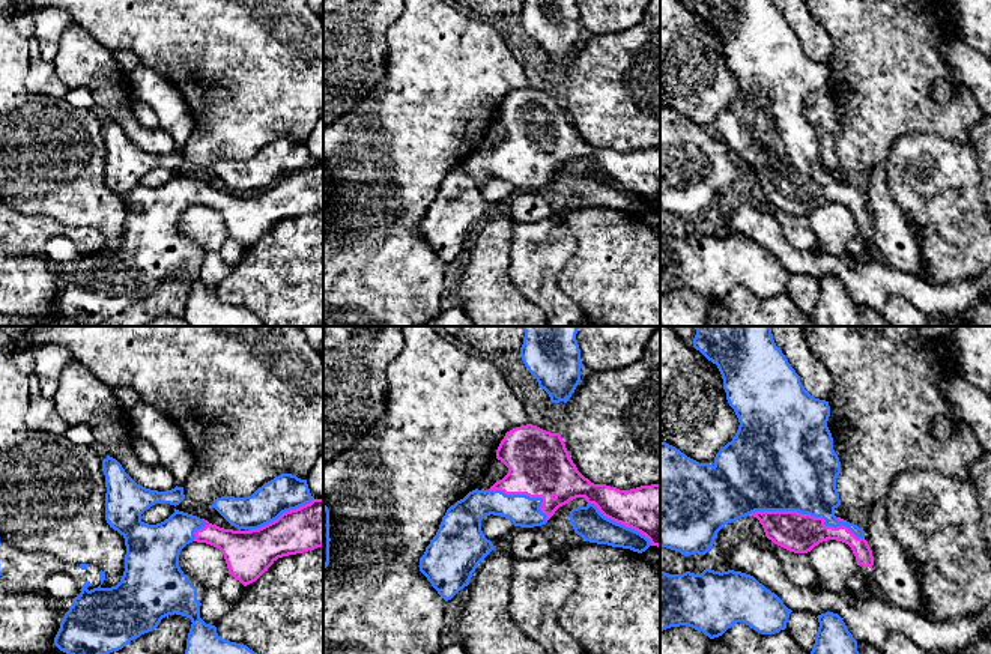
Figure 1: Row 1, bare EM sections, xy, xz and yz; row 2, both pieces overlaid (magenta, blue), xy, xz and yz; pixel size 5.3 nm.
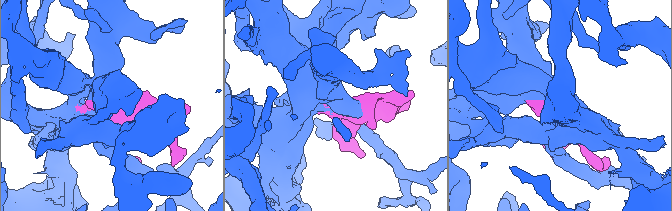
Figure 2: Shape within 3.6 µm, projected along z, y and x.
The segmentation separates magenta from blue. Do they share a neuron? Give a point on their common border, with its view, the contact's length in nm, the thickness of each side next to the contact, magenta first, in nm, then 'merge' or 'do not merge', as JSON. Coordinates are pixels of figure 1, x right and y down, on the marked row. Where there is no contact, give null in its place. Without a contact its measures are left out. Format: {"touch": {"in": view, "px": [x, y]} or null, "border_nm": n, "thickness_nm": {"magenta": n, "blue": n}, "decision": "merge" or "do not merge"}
{"touch": {"in": "yz", "px": [809, 514]}, "border_nm": 600, "thickness_nm": {"magenta": 220, "blue": 440}, "decision": "merge"}

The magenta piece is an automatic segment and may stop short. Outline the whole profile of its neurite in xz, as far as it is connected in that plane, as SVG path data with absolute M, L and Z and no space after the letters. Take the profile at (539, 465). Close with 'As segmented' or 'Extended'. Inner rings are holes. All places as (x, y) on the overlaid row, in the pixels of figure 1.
M532 424L507 431L496 450L496 459L508 468L508 474L489 490L475 489L451 505L420 558L420 571L445 601L469 585L478 564L495 549L481 531L481 520L490 514L505 517L514 526L534 528L546 525L559 507L576 498L585 498L588 502L585 507L570 511L570 523L585 541L638 553L650 546L660 547L660 484L620 490L591 483L570 459L561 438L561 424L558 433Z. Extended

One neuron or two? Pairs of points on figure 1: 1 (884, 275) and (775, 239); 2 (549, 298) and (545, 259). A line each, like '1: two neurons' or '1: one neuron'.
1: one neuron
2: one neuron

